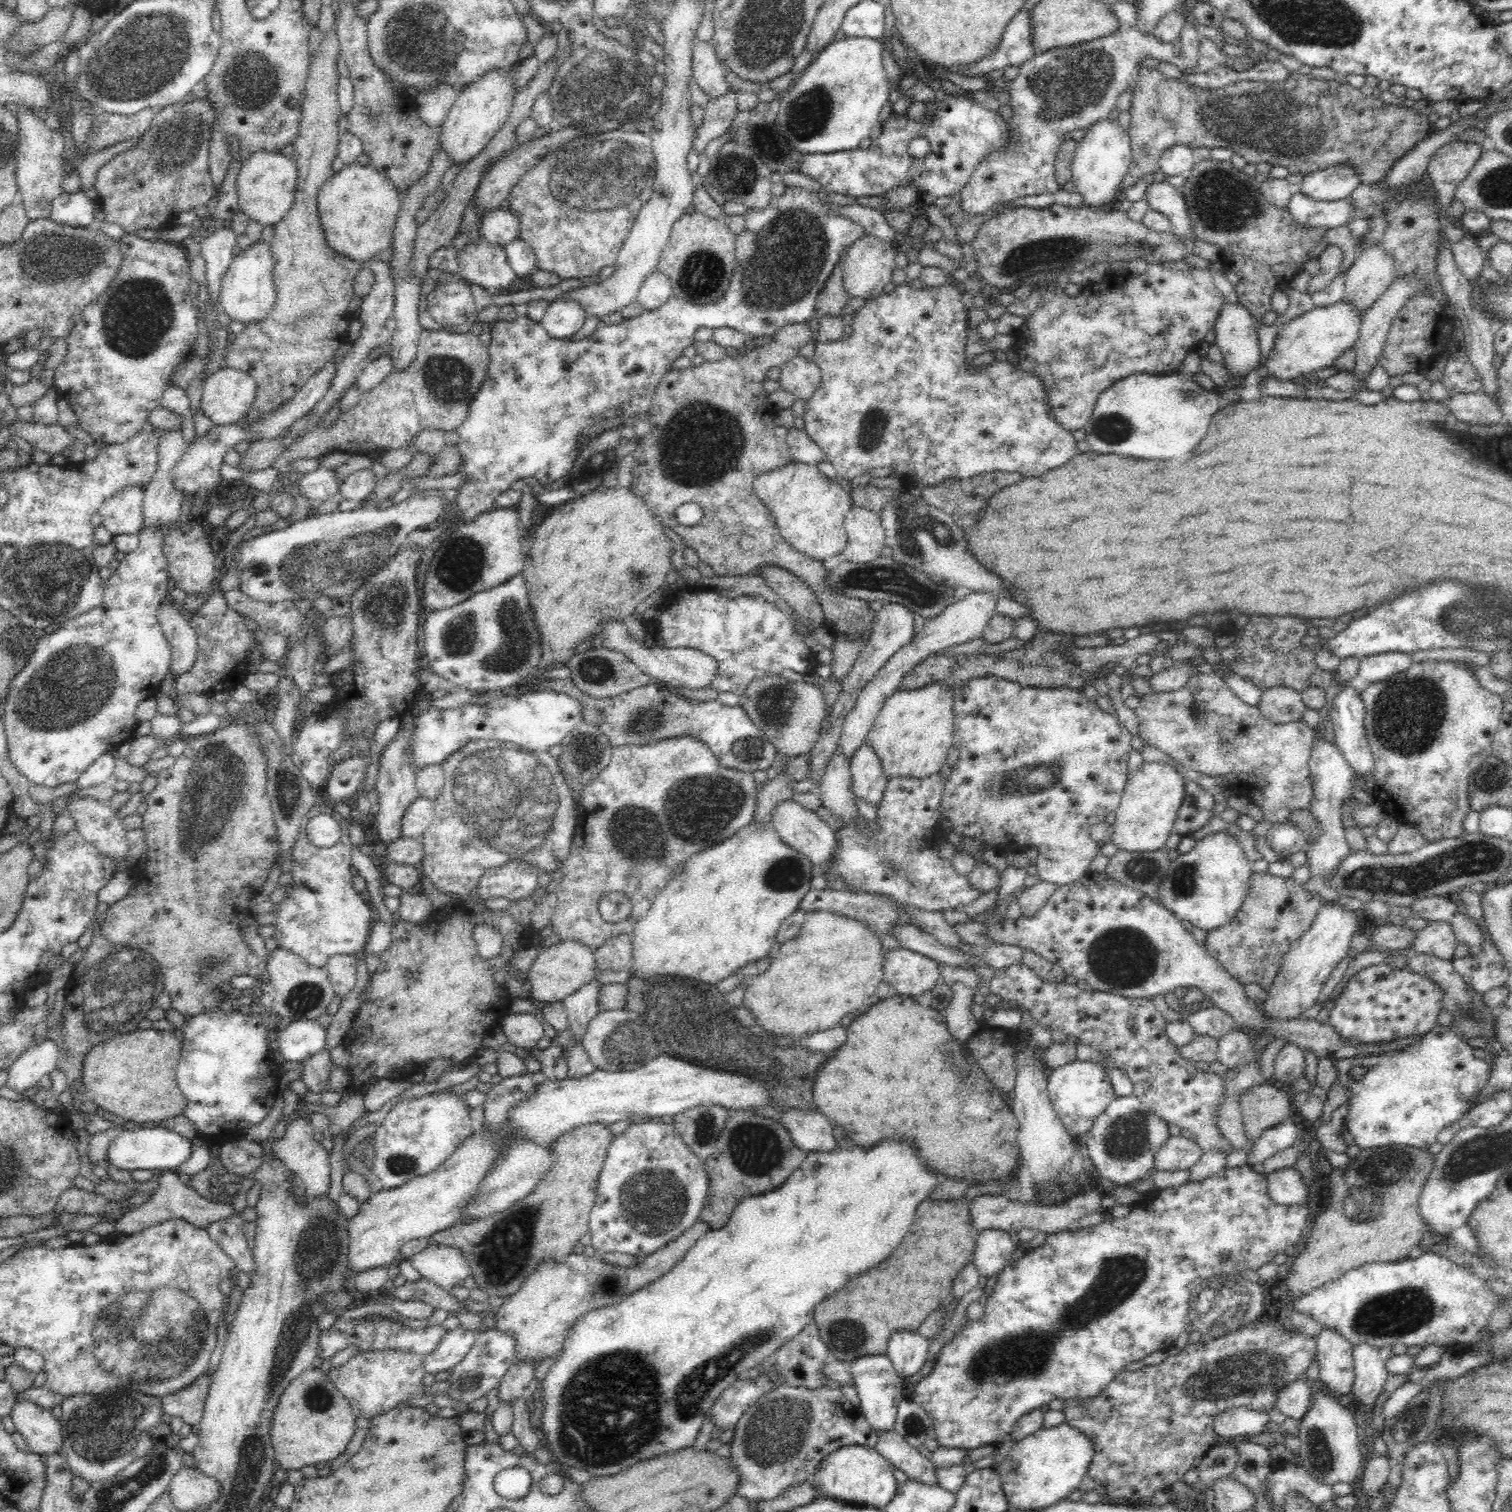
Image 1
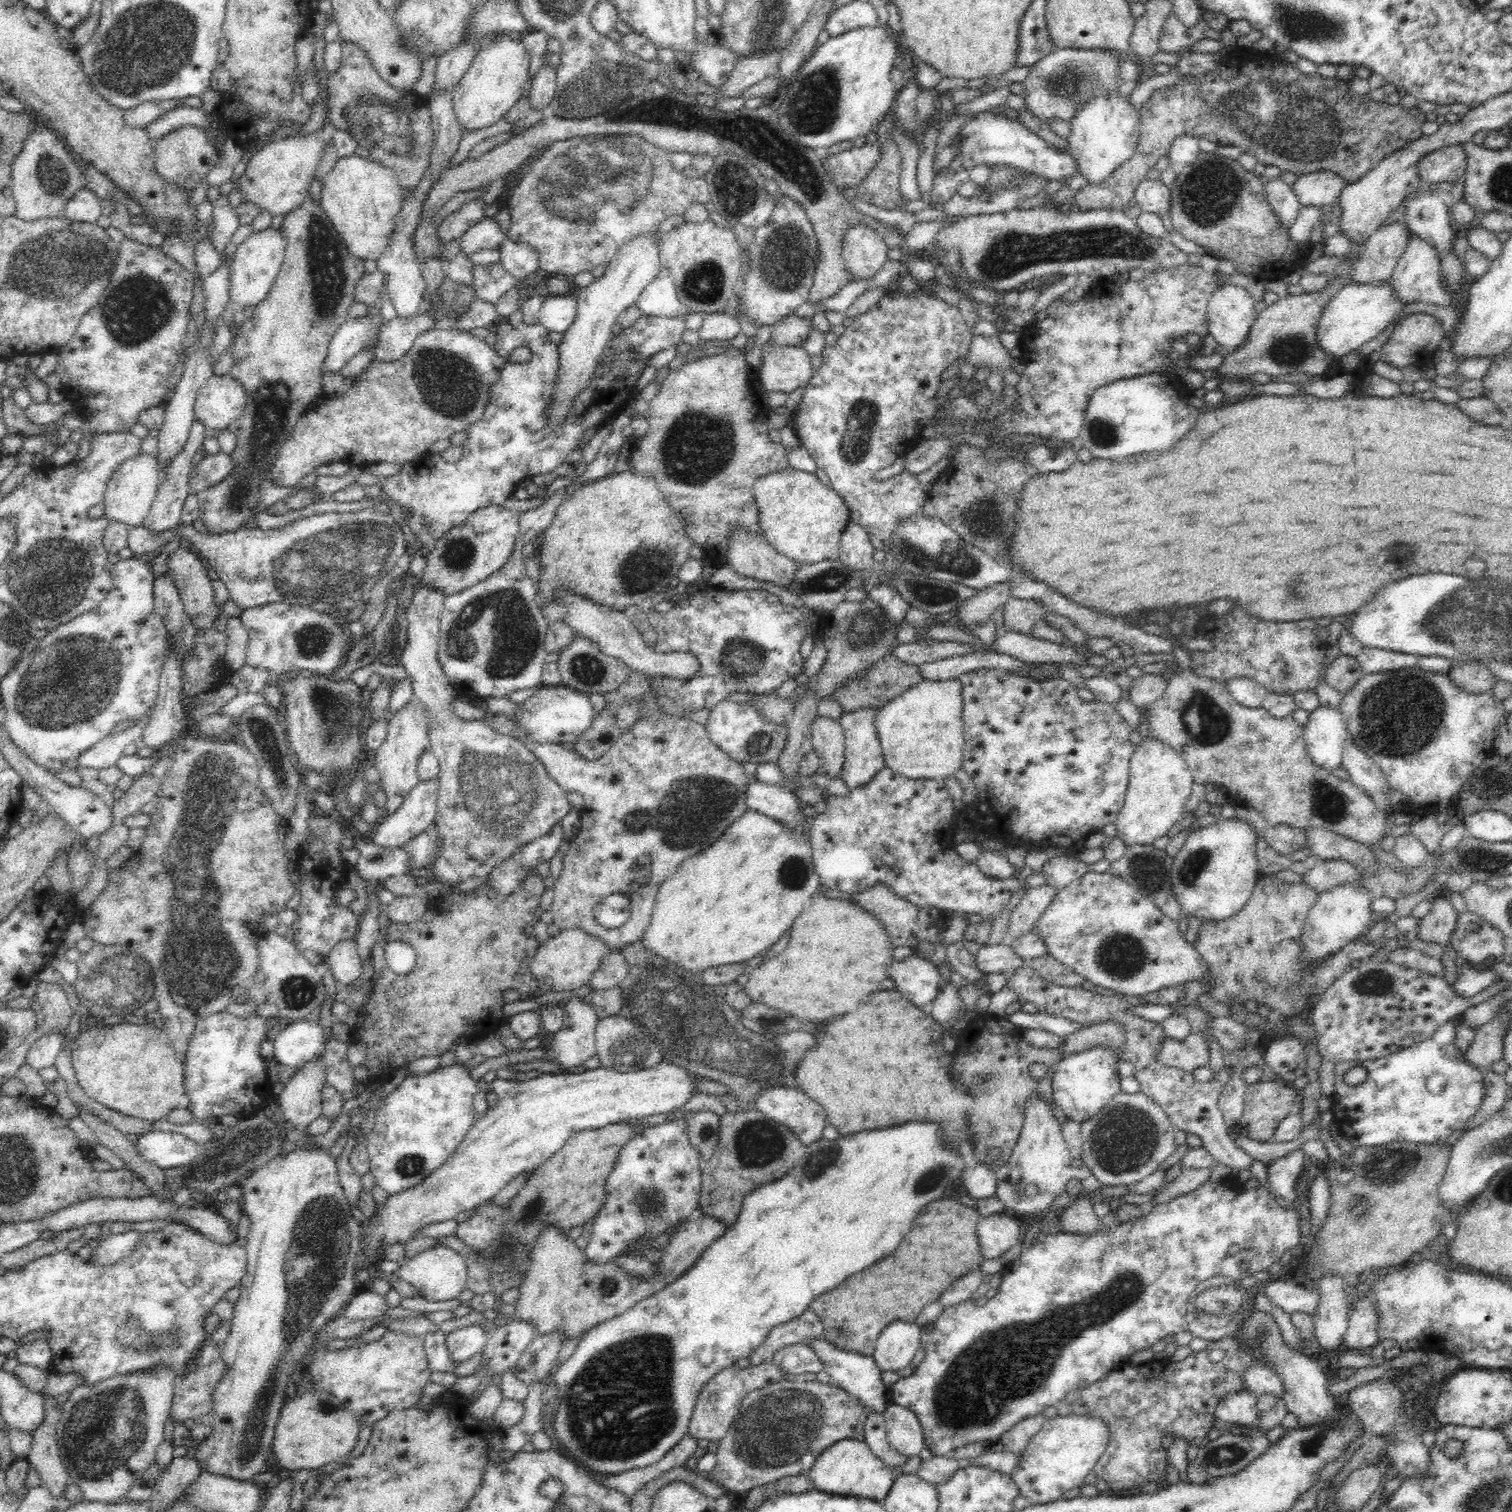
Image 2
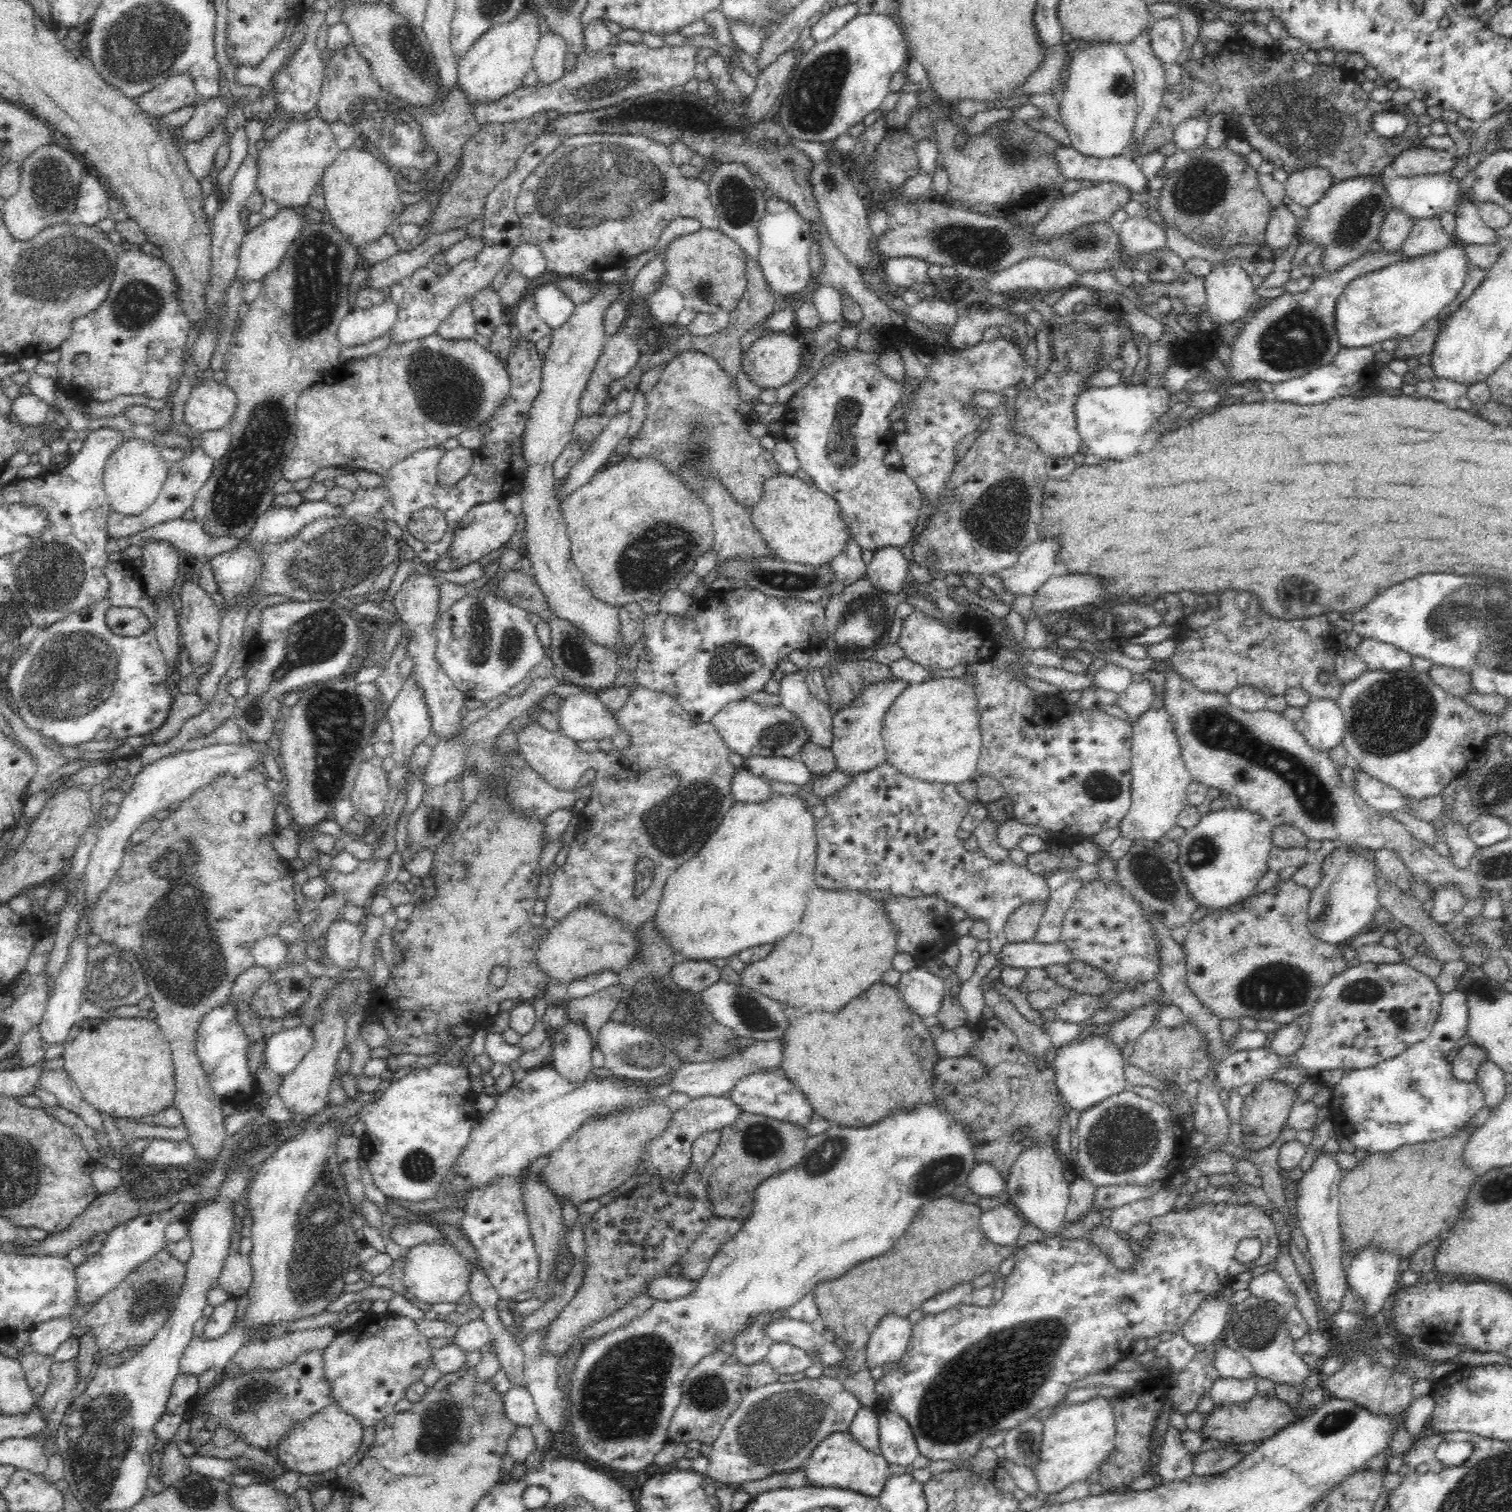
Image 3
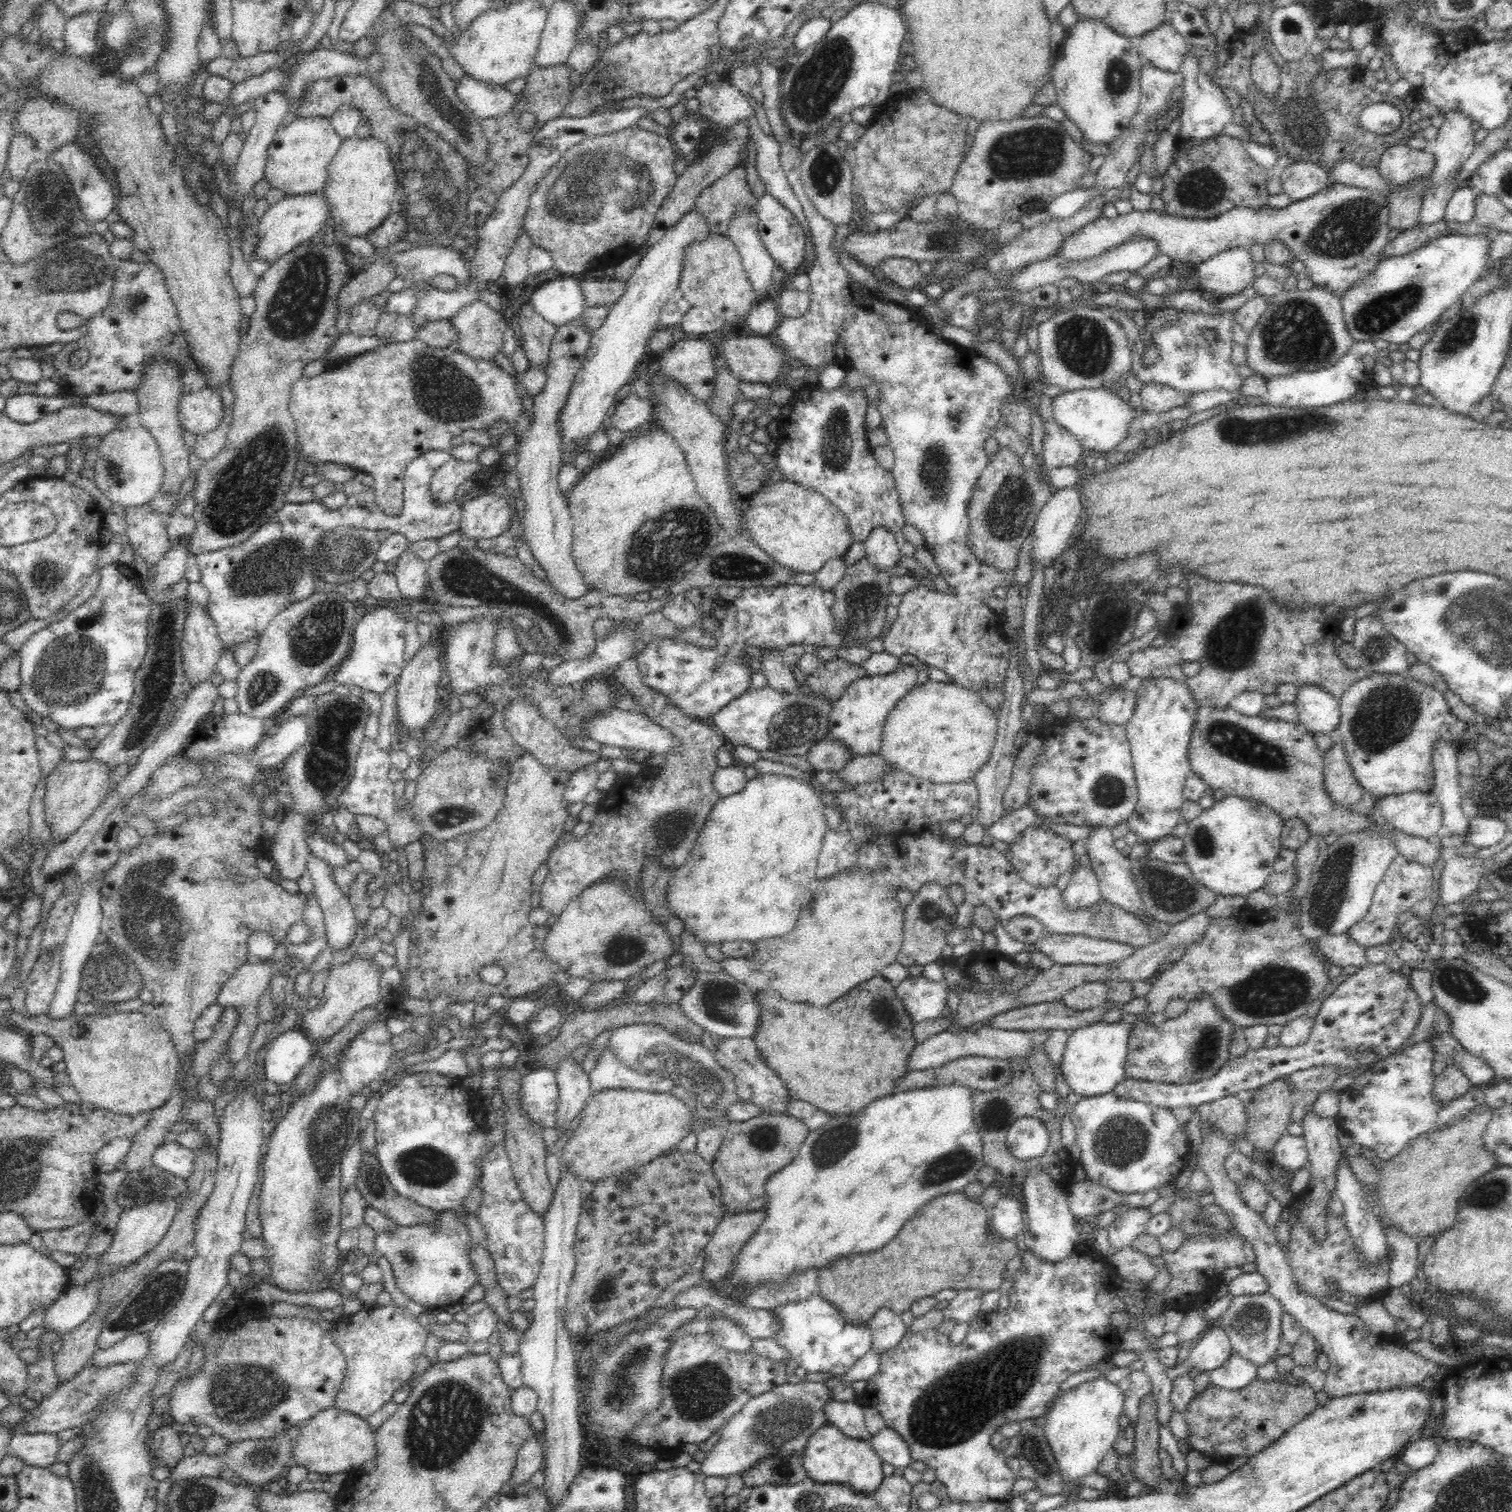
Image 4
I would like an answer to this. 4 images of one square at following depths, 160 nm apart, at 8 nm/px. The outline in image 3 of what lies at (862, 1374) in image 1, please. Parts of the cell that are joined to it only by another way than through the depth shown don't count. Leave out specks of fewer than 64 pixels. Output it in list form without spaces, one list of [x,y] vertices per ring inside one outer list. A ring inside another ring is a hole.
[[[785,1316],[771,1321],[763,1332],[773,1341],[787,1342],[817,1356],[823,1367],[844,1362],[844,1349],[830,1341],[831,1333],[828,1330],[821,1332],[821,1324],[818,1321],[806,1324]]]

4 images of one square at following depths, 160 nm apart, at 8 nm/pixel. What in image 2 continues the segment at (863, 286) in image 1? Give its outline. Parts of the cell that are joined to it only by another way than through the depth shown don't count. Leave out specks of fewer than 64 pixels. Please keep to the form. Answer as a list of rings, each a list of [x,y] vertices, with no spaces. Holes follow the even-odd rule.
[[[856,222],[844,230],[840,238],[842,245],[841,257],[849,268],[853,278],[870,278],[889,260],[884,245],[875,228]]]

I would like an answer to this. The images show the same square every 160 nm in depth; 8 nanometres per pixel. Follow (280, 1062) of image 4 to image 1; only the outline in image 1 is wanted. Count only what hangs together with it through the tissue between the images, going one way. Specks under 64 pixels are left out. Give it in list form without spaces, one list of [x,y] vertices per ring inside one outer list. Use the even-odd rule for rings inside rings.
[[[294,1020],[284,1030],[277,1030],[278,1052],[285,1061],[305,1062],[313,1054],[324,1049],[327,1032],[323,1025],[314,1020]]]

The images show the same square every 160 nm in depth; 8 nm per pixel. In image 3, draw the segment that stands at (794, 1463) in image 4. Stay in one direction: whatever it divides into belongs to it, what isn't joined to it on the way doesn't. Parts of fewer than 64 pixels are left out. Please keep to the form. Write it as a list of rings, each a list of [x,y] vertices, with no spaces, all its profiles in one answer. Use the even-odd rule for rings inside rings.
[[[801,1467],[790,1471],[778,1471],[767,1477],[743,1483],[740,1487],[754,1497],[758,1492],[776,1488],[800,1488],[806,1484],[808,1484],[808,1479],[805,1470]]]

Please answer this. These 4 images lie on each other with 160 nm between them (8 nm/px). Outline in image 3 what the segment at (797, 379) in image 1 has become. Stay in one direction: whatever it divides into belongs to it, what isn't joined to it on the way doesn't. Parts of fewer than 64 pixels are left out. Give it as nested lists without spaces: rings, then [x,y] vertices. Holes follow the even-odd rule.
[[[769,332],[754,340],[748,350],[742,350],[741,371],[751,382],[763,388],[780,388],[790,383],[798,374],[801,364],[801,344],[799,344],[789,332]]]

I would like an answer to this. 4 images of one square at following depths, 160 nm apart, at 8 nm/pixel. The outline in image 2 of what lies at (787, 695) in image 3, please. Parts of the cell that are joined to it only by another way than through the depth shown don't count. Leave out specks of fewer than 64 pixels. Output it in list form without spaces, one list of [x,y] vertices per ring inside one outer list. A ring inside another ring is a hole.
[[[818,713],[810,720],[813,750],[829,778],[839,778],[844,756],[845,738],[838,720]]]

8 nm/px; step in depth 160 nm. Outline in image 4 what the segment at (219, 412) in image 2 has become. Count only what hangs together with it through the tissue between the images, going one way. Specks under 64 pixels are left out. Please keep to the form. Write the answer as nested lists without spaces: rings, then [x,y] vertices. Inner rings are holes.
[[[206,387],[182,395],[177,413],[183,431],[198,436],[216,430],[223,415],[220,395],[220,391]]]

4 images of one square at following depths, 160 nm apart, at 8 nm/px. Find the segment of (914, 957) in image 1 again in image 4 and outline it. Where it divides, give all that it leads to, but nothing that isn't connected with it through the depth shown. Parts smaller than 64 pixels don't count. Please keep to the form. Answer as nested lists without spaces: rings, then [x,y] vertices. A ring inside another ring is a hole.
[[[923,975],[906,977],[895,991],[914,1024],[940,1017],[947,1006],[946,996],[949,993],[946,984]]]

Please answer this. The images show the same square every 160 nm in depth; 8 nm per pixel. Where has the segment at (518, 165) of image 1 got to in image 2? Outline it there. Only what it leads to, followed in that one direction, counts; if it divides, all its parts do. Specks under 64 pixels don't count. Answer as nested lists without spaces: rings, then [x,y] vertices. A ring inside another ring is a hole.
[[[474,199],[462,205],[456,212],[447,216],[442,224],[438,225],[436,237],[438,237],[440,245],[445,246],[449,242],[458,240],[463,232],[466,232],[473,224],[484,217],[484,202],[482,199]]]

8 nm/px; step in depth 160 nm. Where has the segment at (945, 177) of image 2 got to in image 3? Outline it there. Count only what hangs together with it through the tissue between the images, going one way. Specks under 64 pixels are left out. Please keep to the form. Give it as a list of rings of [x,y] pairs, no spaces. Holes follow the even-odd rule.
[[[1058,147],[1053,152],[1057,168],[1069,180],[1092,180],[1095,183],[1117,182],[1130,190],[1146,192],[1146,182],[1142,168],[1132,159],[1122,155],[1098,158],[1078,152],[1074,147]]]

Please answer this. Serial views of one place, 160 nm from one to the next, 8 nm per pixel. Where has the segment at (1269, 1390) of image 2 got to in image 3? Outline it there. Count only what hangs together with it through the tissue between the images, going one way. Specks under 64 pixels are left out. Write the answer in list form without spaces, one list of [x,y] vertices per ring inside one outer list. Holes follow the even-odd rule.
[[[1220,1339],[1214,1348],[1214,1369],[1224,1378],[1248,1378],[1255,1374],[1250,1361]]]

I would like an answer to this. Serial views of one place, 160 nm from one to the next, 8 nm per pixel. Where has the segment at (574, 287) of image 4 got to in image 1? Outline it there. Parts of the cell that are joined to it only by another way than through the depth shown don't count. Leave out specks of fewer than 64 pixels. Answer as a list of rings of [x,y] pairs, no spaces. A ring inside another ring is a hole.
[[[562,296],[546,308],[540,324],[550,337],[566,339],[582,329],[586,318],[582,304]]]

